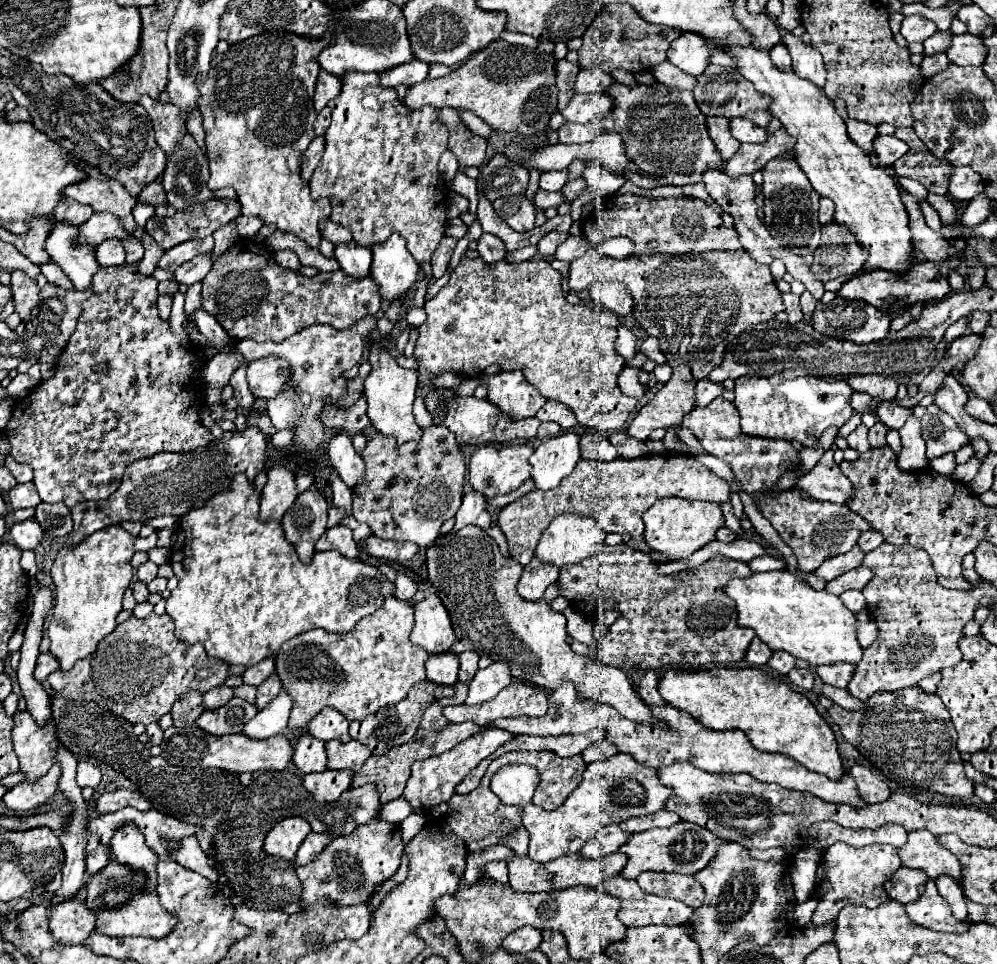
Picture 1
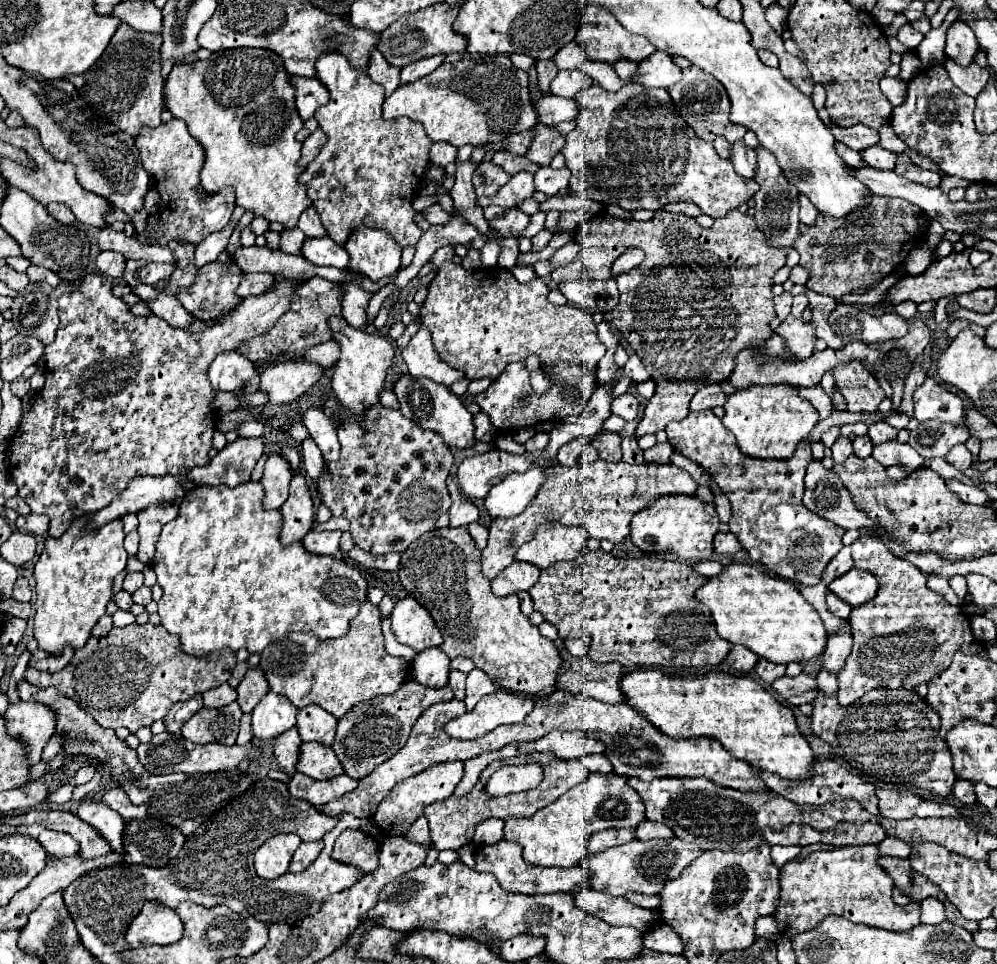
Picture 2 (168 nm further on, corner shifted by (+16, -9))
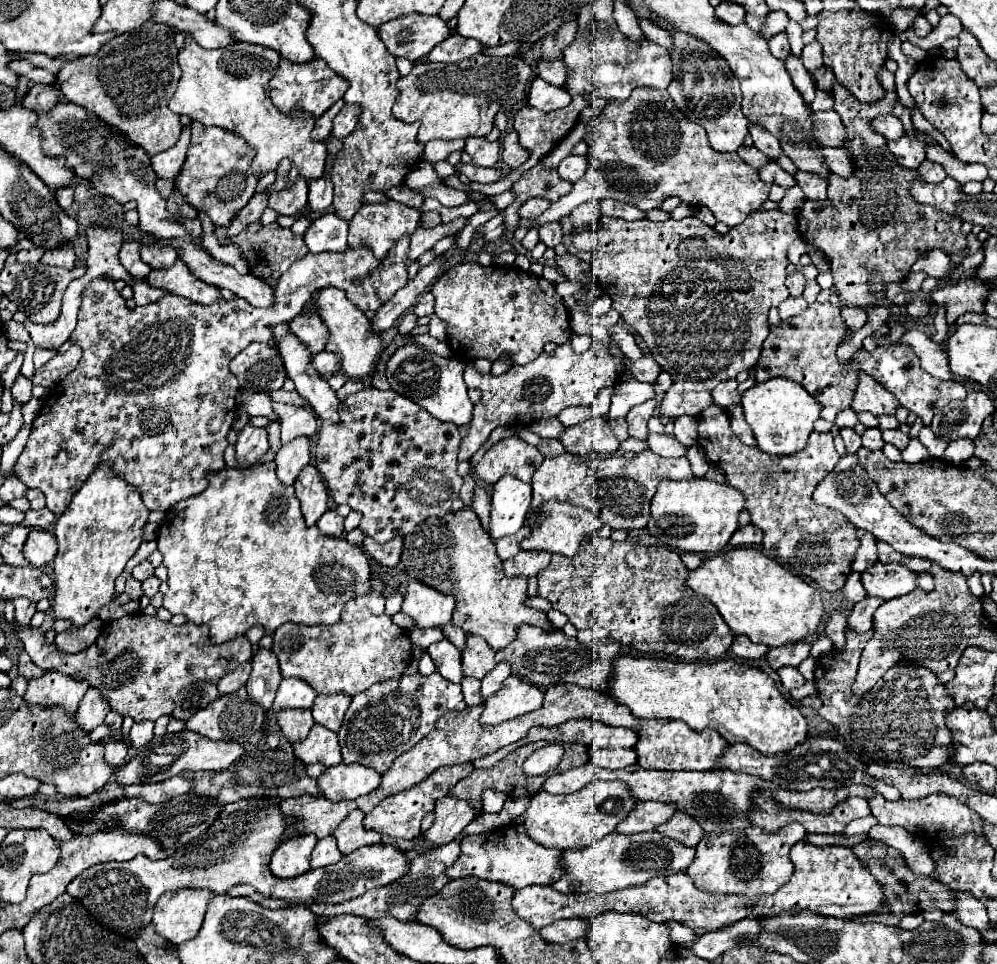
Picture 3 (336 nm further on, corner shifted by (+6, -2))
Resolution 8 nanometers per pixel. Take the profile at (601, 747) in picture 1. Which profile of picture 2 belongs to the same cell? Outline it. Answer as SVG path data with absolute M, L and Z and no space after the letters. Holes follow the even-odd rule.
M594 753L586 755L586 757L582 757L582 763L586 765L588 771L596 771L596 773L610 773L612 771L612 765L602 755L594 755Z

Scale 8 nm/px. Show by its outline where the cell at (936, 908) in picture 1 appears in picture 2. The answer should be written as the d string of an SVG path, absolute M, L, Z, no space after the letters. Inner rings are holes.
M864 845L864 847L842 847L832 851L818 851L810 853L808 857L796 857L788 861L780 869L780 905L776 909L776 919L782 935L794 937L796 933L804 933L808 929L814 929L816 923L820 923L828 915L844 915L846 919L886 931L910 931L916 925L920 925L920 903L912 901L908 905L894 905L892 901L892 877L884 873L878 865L880 853L876 845Z

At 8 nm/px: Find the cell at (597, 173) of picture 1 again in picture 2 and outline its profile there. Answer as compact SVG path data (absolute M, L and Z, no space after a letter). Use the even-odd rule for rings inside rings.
M540 167L534 173L534 185L536 191L542 191L546 195L558 195L560 191L568 189L568 181L570 181L570 169L552 169L552 167Z

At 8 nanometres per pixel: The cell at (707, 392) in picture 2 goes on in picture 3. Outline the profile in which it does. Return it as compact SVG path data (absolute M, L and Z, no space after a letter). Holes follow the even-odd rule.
M724 380L720 382L714 390L712 390L712 396L714 396L714 402L728 408L728 406L734 406L734 404L740 404L740 394L736 390L738 382L736 380Z

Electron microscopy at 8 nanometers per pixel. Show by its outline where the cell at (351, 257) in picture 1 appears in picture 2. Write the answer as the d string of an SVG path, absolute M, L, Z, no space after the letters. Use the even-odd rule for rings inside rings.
M312 237L306 239L302 247L302 257L306 257L314 265L348 269L348 253L344 247L336 245L330 237Z

